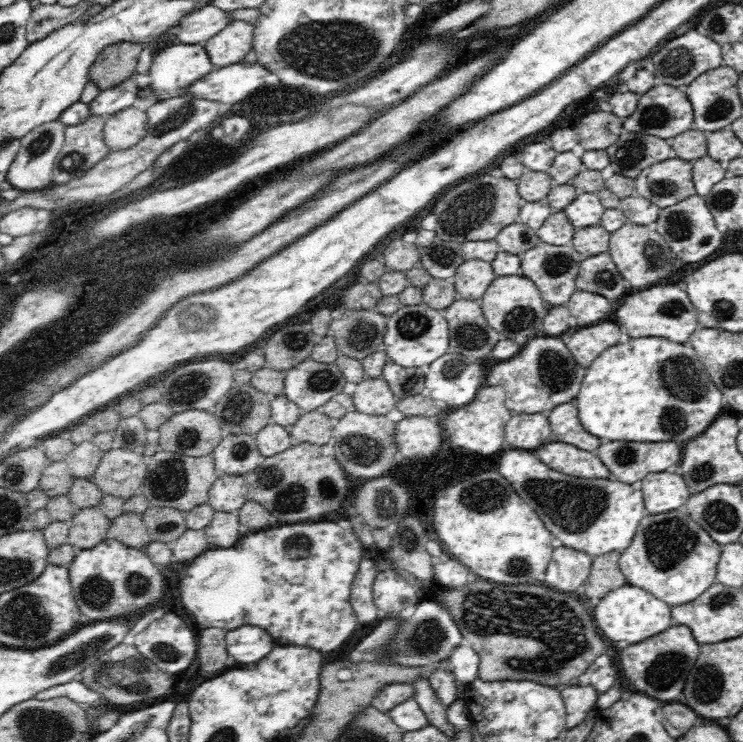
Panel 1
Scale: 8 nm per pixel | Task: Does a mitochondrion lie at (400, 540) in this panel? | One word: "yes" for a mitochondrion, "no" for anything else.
yes

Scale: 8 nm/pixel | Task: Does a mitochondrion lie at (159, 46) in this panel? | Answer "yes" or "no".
no

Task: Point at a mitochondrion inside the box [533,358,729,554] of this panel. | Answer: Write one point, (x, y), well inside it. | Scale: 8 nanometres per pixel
(706, 470)

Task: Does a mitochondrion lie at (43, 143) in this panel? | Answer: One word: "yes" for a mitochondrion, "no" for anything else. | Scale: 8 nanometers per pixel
yes

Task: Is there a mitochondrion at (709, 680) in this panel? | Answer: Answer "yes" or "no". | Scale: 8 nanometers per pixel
yes

